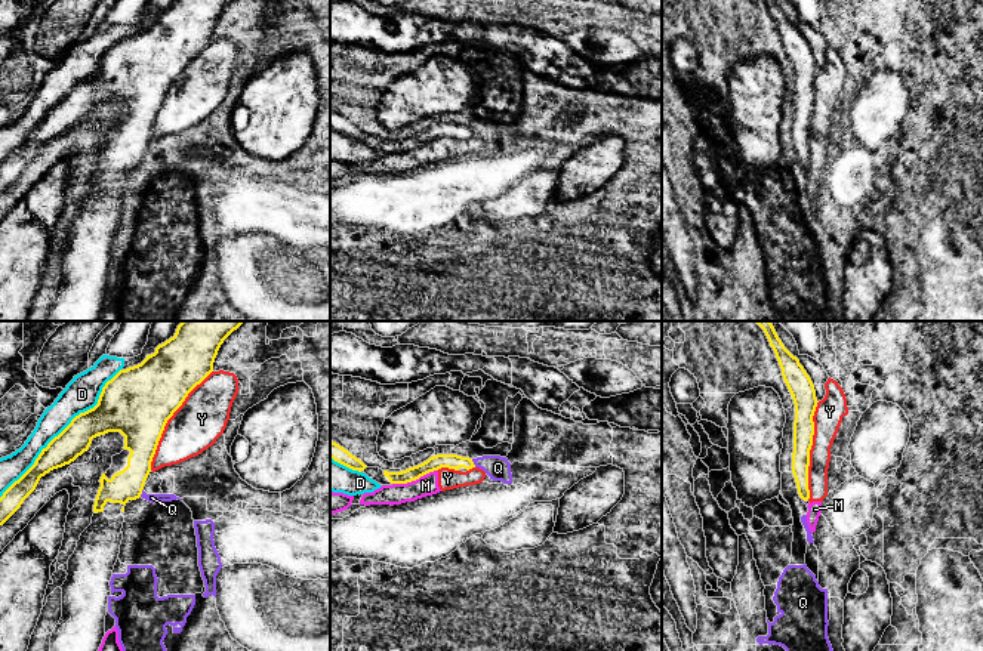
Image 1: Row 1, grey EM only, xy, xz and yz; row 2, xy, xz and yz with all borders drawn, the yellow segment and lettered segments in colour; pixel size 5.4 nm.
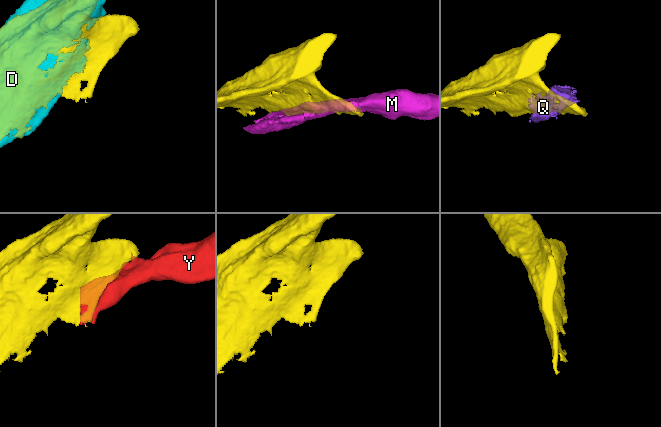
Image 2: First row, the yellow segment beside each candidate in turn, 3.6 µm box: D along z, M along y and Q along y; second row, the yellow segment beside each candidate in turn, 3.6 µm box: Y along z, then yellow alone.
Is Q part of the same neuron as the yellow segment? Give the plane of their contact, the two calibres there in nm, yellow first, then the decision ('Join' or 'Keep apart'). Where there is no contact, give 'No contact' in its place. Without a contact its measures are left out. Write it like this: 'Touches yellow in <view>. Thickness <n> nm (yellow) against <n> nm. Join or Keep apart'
Touches yellow in xz. Thickness 80 nm (yellow) against 130 nm. Keep apart

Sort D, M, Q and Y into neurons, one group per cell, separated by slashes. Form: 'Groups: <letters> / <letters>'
Groups: D / M Y / Q

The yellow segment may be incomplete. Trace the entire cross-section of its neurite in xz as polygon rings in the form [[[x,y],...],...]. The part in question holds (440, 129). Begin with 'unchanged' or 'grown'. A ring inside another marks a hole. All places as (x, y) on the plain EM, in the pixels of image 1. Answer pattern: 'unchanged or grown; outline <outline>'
grown; outline [[[330,108],[330,127],[352,139],[358,139],[358,141],[363,139],[369,146],[372,146],[380,154],[407,152],[441,136],[449,136],[462,141],[475,136],[472,127],[469,126],[462,126],[457,123],[437,123],[429,126],[426,130],[409,136],[406,139],[388,141],[379,136],[367,136],[360,127],[352,124],[348,118],[333,111],[332,108]]]

